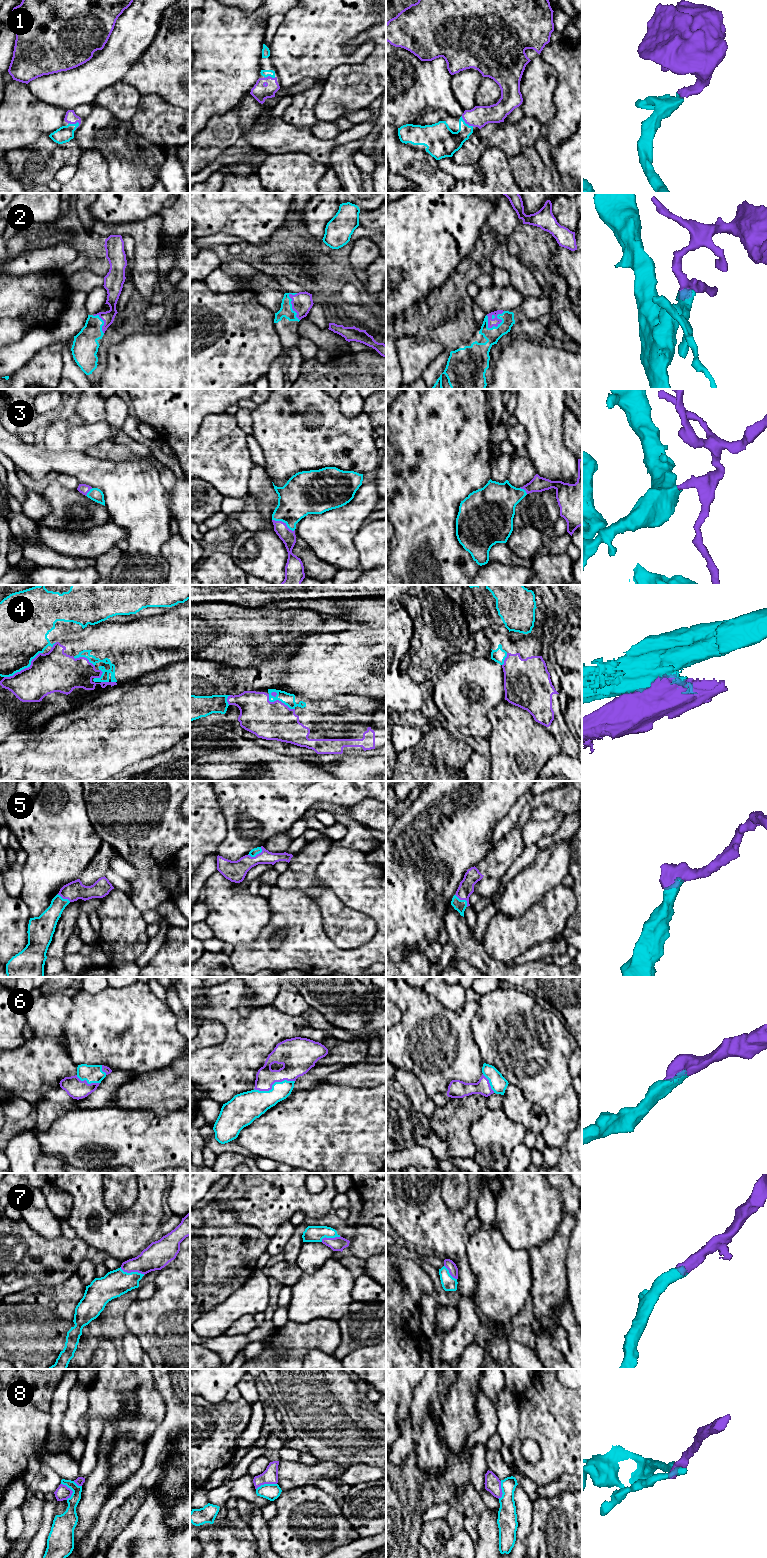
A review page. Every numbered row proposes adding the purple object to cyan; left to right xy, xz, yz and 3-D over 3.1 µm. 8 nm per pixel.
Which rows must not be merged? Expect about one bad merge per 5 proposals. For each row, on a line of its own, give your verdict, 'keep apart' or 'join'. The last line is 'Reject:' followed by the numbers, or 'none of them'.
1: join
2: join
3: join
4: keep apart
5: join
6: join
7: join
8: keep apart
Reject: 4, 8

